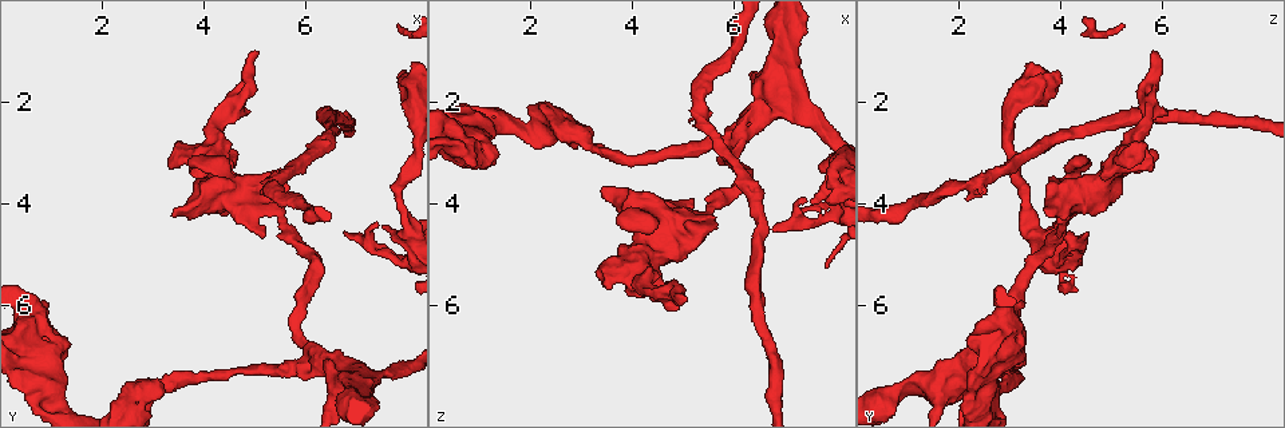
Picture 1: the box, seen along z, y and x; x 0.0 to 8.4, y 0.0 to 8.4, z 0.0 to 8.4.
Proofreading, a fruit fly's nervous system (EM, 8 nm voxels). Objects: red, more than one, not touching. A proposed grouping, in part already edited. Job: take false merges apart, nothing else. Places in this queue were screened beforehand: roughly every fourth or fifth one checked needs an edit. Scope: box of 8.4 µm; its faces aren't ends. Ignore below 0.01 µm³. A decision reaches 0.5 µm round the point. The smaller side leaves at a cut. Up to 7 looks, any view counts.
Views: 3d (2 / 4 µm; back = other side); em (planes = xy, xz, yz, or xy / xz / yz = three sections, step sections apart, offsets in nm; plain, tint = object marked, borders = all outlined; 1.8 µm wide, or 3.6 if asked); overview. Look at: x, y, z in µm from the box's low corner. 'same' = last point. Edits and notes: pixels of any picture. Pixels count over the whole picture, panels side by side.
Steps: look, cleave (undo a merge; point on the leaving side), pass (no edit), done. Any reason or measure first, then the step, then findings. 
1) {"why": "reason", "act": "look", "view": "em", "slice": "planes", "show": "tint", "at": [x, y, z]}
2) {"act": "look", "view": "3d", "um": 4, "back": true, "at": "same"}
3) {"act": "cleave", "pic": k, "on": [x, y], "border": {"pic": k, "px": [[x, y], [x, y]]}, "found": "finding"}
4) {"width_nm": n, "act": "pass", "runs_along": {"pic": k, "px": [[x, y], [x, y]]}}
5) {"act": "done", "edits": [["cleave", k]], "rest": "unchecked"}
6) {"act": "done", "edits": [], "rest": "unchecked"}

{"why": "closes a loop", "act": "look", "view": "em", "slice": "planes", "show": "borders", "at": [7.45, 4.95, 4.05]}

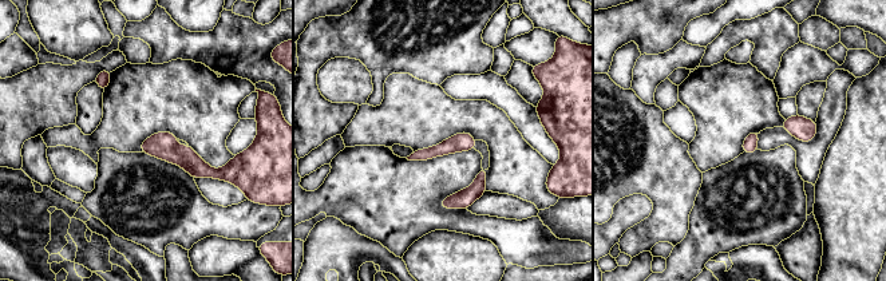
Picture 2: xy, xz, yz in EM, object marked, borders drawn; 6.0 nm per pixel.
{"act": "pass", "runs_along": {"pic": 2, "px": [[145, 146], [165, 146], [216, 174]]}, "found": "all the same neuron"}

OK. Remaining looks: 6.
{"why": "arms part here", "act": "look", "view": "em", "slice": "xy", "step": 8, "show": "tint", "at": [6.05, 6.95, 2.80]}

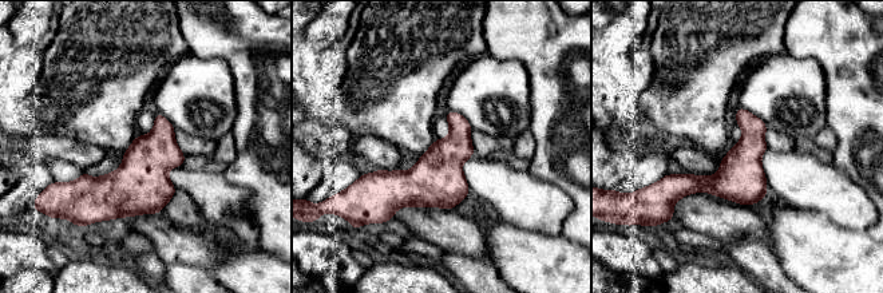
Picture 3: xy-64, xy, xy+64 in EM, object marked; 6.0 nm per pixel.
{"act": "look", "view": "em", "slice": "yz", "step": 4, "show": "tint", "at": "same"}

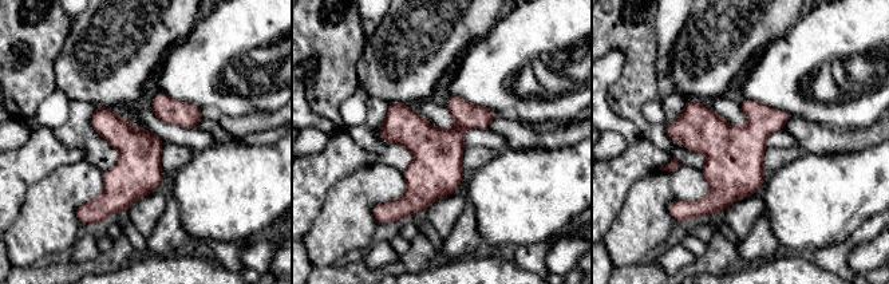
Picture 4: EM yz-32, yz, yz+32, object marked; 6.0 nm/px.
{"act": "pass", "found": "all the same neuron"}

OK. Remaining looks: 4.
{"act": "look", "view": "3d", "um": 2, "at": [2.85, 7.75, 2.55]}

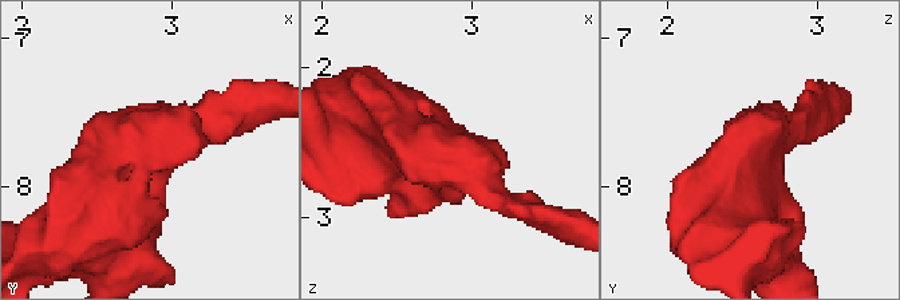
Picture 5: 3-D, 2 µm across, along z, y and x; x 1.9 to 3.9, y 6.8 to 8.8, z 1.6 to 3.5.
{"arm_widths_nm": [200, 500], "why": "shape alone is not enough", "act": "look", "view": "em", "slice": "xy", "step": 4, "show": "tint", "at": [2.86, 7.74, 2.56]}

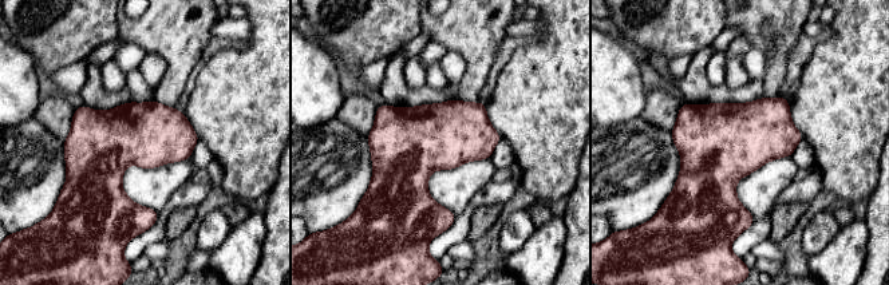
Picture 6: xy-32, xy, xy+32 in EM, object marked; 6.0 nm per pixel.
{"why": "cut it another way", "act": "look", "view": "em", "slice": "planes", "show": "tint", "at": "same"}

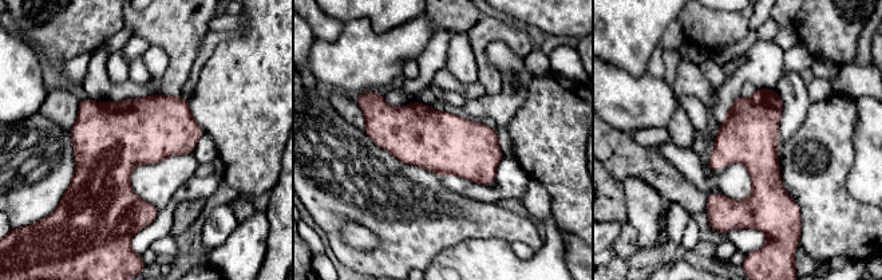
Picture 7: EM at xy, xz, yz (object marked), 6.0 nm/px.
{"act": "pass", "found": "one neuron here"}

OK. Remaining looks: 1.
{"act": "done", "edits": [], "rest": "unchecked"}

